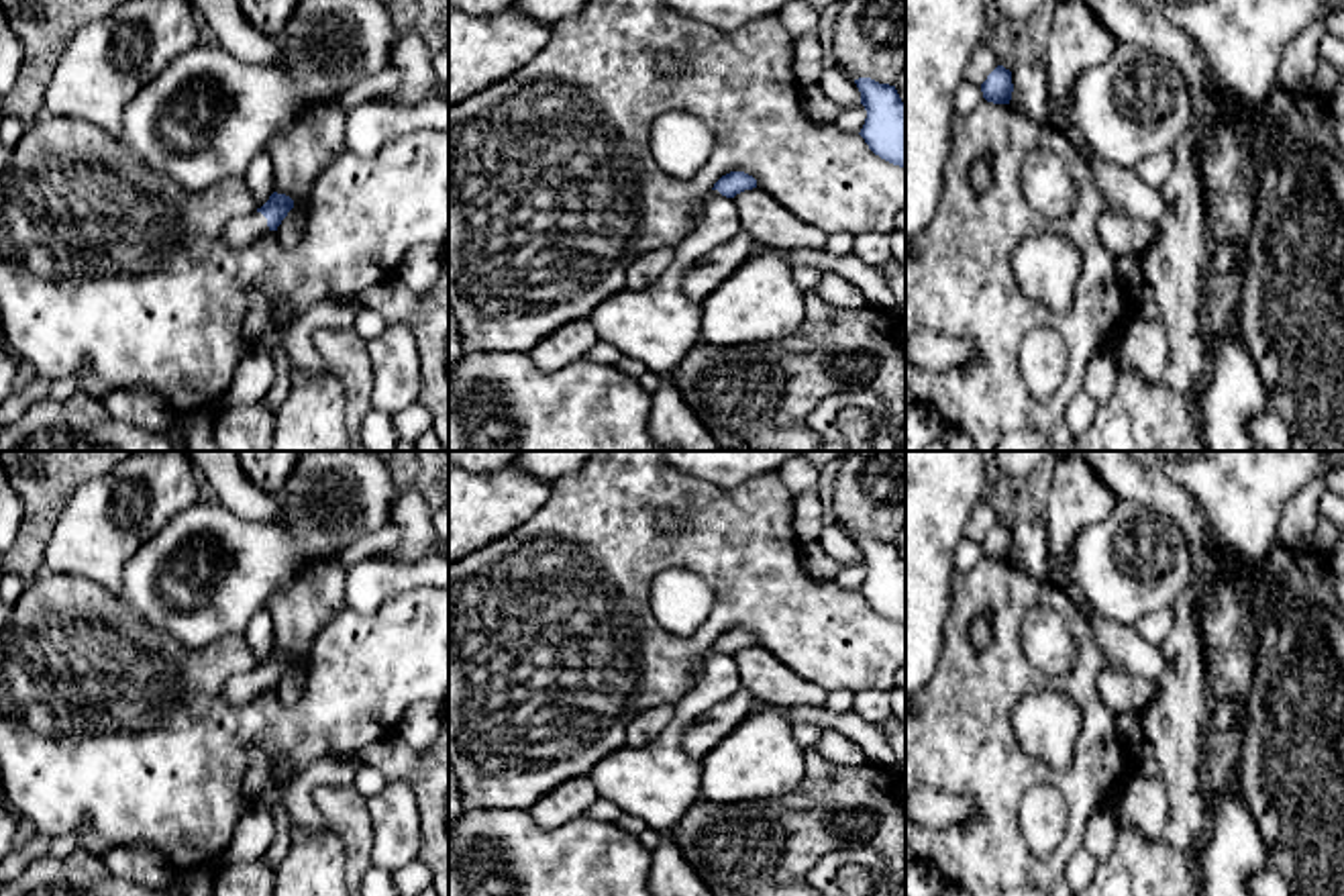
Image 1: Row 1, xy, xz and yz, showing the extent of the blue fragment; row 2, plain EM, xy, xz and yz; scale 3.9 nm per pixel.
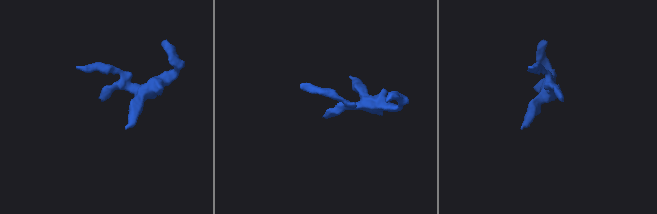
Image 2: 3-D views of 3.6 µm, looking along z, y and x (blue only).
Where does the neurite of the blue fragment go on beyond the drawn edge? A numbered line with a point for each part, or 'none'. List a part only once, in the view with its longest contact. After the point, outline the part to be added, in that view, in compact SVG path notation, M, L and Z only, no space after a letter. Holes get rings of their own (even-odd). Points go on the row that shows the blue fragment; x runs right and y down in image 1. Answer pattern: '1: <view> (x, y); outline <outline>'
1: xy (239, 231); outline M255 212L251 216L230 218L222 235L232 249L245 249L265 231L269 231L267 218L261 212Z

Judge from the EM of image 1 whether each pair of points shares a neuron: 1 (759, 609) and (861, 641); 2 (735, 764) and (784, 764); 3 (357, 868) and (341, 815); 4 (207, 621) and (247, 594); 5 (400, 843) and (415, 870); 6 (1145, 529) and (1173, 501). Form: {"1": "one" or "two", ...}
{"1": "one", "2": "one", "3": "one", "4": "one", "5": "two", "6": "two"}

